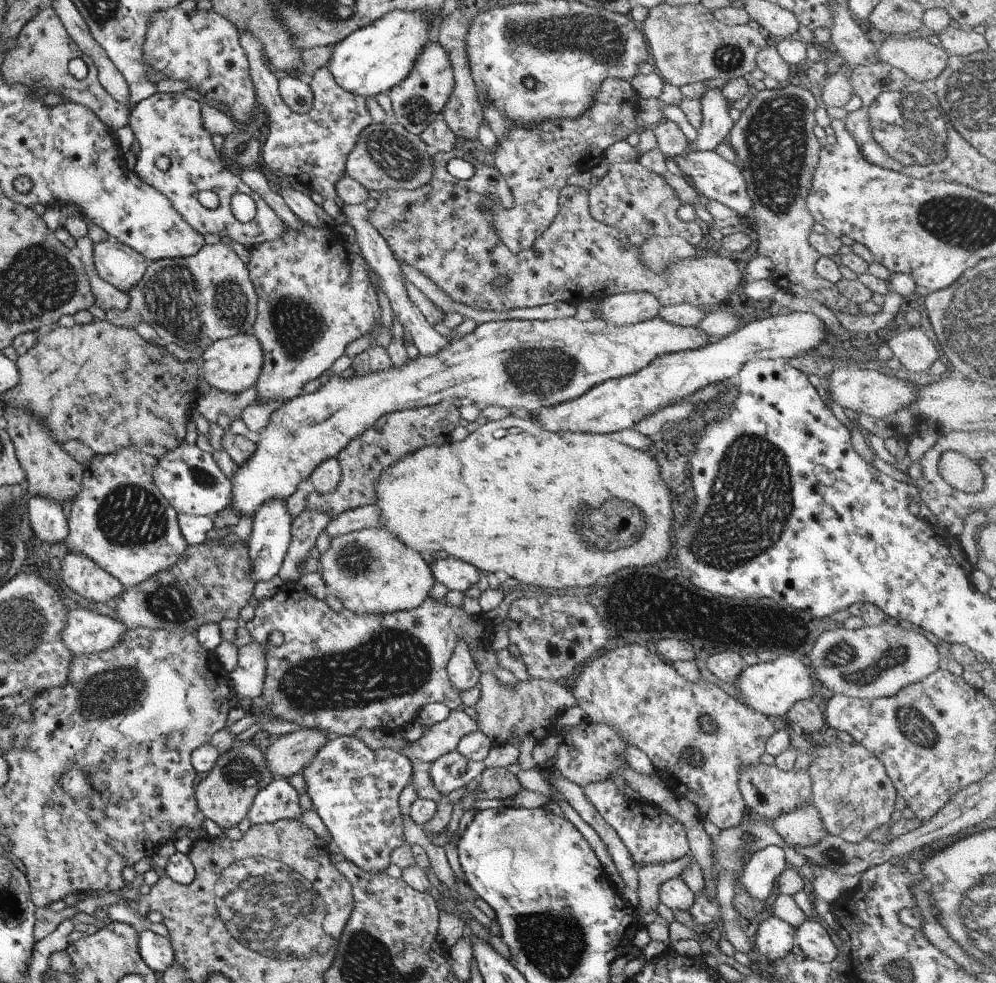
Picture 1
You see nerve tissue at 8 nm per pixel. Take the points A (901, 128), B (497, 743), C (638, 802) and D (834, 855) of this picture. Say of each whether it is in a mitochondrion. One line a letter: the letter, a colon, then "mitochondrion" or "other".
A: mitochondrion
B: other
C: other
D: mitochondrion

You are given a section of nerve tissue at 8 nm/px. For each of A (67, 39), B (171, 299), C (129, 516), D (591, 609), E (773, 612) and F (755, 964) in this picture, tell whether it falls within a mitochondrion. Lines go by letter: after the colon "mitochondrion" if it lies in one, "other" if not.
A: other
B: mitochondrion
C: mitochondrion
D: other
E: other
F: other

